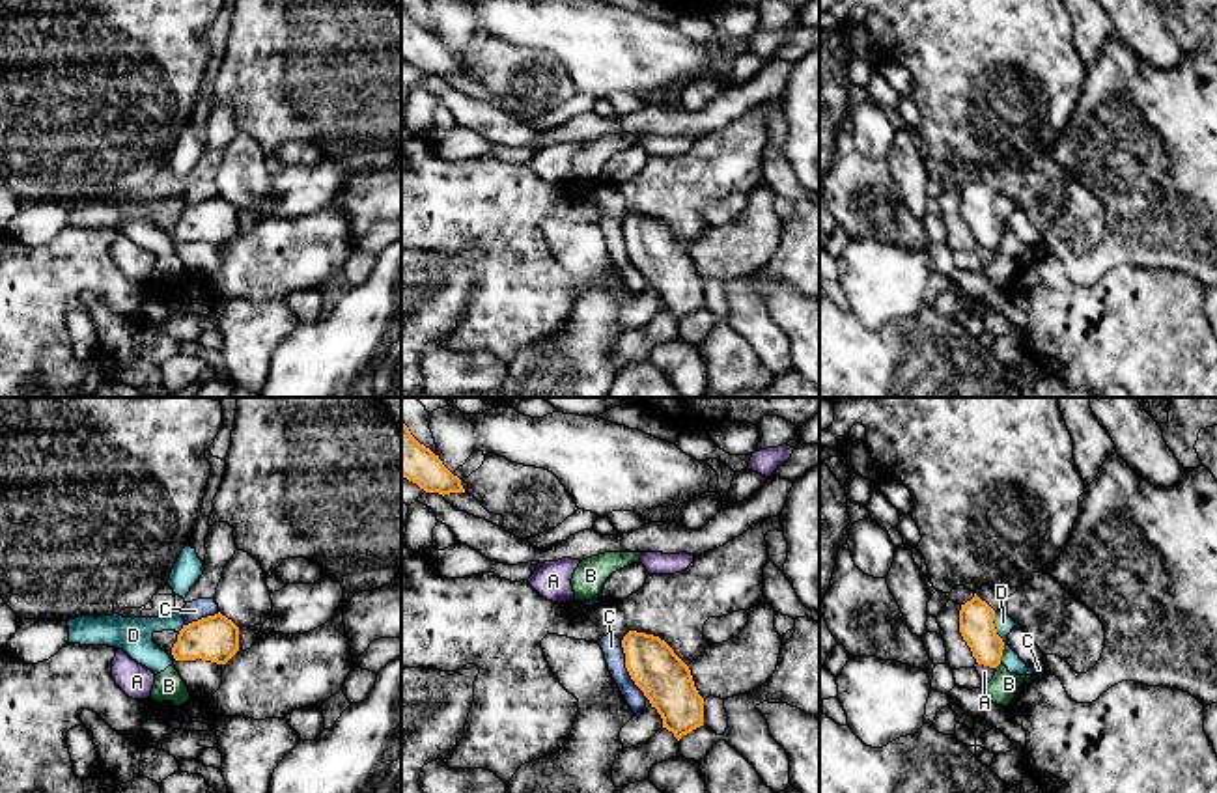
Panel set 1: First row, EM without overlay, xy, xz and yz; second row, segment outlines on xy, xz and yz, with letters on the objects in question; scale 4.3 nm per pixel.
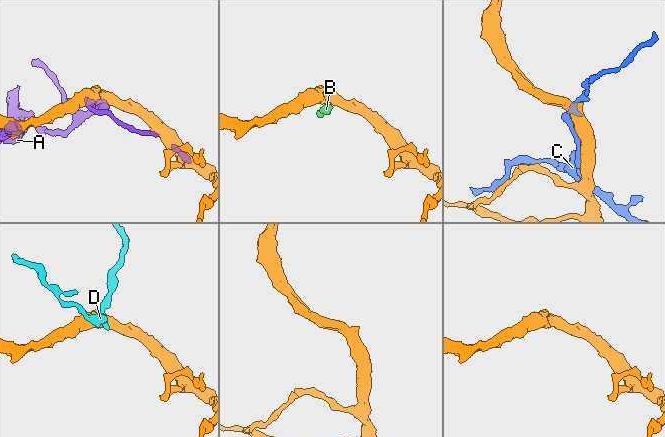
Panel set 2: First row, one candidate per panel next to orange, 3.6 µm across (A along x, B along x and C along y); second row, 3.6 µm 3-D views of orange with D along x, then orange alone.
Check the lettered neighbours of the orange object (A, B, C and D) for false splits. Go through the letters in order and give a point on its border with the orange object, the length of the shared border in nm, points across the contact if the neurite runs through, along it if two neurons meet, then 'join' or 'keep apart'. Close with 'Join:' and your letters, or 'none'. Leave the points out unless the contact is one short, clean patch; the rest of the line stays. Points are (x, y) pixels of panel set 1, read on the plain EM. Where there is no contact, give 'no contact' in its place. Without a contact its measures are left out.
A: contact yz (986, 247); length 90 nm; keep apart
B: contact yz (997, 247); length 40 nm; border yz (999, 245), (995, 250); keep apart
C: contact xz (626, 249); length 280 nm; keep apart
D: contact yz (1001, 221); length 220 nm; keep apart
Join: none

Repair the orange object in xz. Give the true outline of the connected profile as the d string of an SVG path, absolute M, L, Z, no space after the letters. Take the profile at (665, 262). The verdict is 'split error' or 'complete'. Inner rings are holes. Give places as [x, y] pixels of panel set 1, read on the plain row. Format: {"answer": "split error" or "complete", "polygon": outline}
{"answer": "complete", "polygon": "M629 213L622 230L631 261L661 297L663 310L679 323L704 308L704 280L694 269L689 248L664 222Z"}

